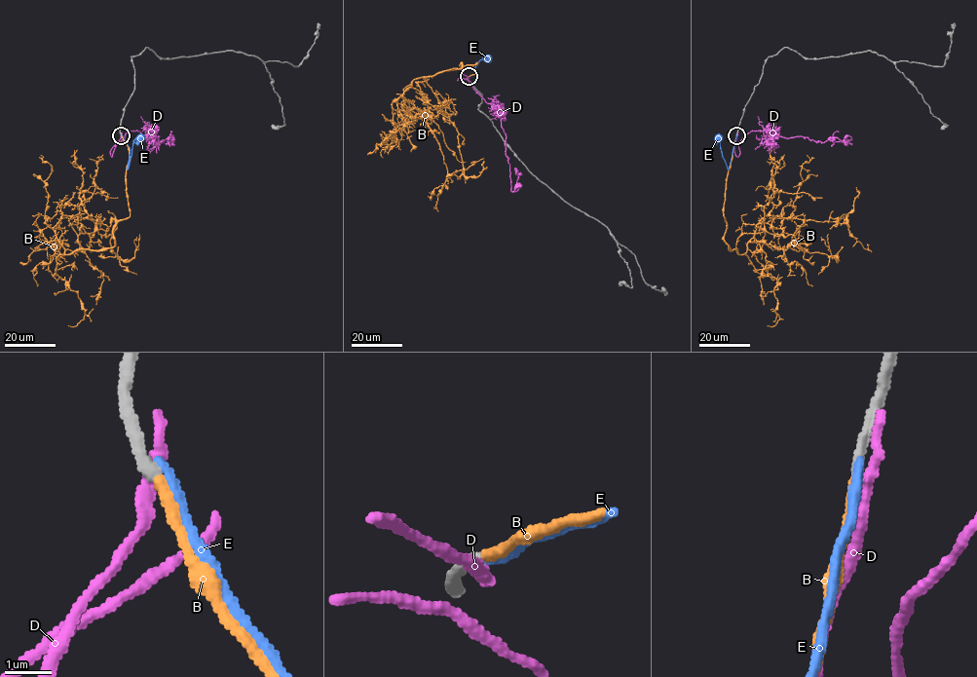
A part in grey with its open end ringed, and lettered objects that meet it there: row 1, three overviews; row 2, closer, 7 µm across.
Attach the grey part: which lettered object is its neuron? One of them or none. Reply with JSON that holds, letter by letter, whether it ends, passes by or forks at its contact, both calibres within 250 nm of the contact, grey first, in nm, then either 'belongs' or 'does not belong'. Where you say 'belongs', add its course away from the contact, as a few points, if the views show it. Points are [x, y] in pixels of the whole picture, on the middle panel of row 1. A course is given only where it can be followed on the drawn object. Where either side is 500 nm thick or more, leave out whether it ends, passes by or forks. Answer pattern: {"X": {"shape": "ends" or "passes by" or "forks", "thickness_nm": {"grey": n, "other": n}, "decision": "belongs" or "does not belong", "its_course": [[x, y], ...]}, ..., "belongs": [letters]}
{"B": {"shape": "ends", "thickness_nm": {"grey": 260, "other": 240}, "decision": "belongs", "its_course": [[469, 76], [476, 72], [476, 63], [414, 79], [400, 95], [425, 121], [446, 165], [445, 183], [428, 196]]}, "D": {"shape": "passes by", "thickness_nm": {"grey": 280, "other": 260}, "decision": "does not belong"}, "E": {"shape": "ends", "thickness_nm": {"grey": 280, "other": 220}, "decision": "does not belong"}, "belongs": ["B"]}

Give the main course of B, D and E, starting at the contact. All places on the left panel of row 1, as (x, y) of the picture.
B: (122, 135), (130, 215), (114, 245), (64, 254), (54, 230), (62, 215), (100, 222), (81, 187)
D: (121, 135), (112, 157), (110, 150), (130, 131), (159, 136), (161, 142), (171, 135), (169, 141), (171, 131)
E: (122, 135), (130, 149), (127, 169), (132, 142), (141, 137)

